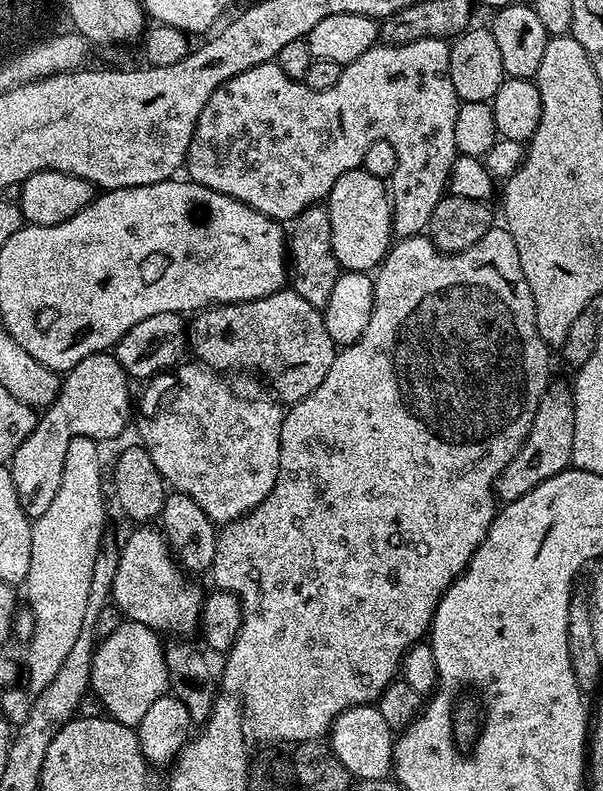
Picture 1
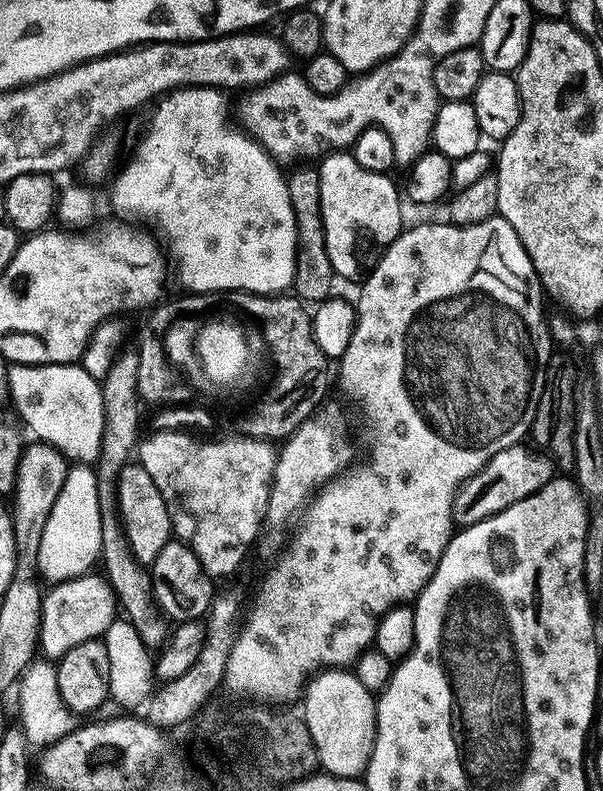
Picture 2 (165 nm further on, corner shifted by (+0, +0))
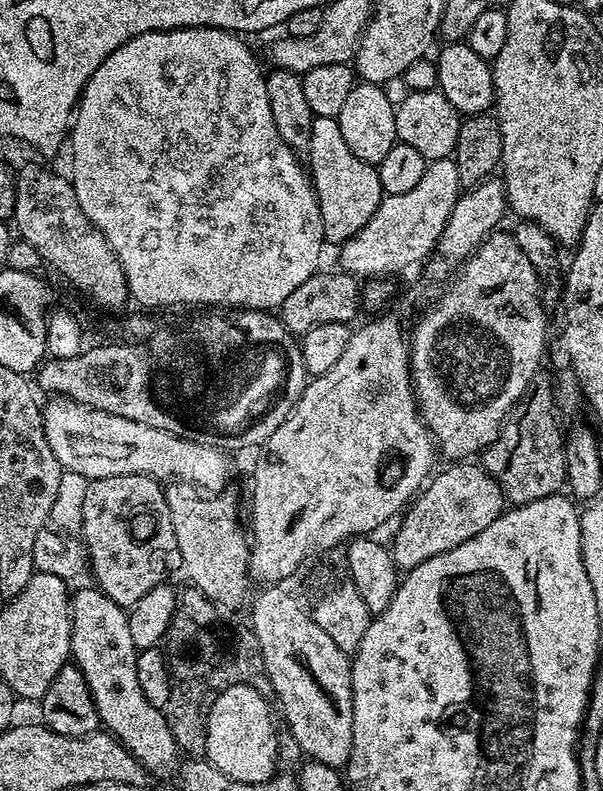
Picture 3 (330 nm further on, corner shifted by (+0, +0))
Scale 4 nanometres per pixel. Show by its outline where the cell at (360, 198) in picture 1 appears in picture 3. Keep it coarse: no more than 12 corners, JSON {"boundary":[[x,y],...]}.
{"boundary":[[313,116],[306,168],[325,241],[345,244],[384,201],[377,165]]}

